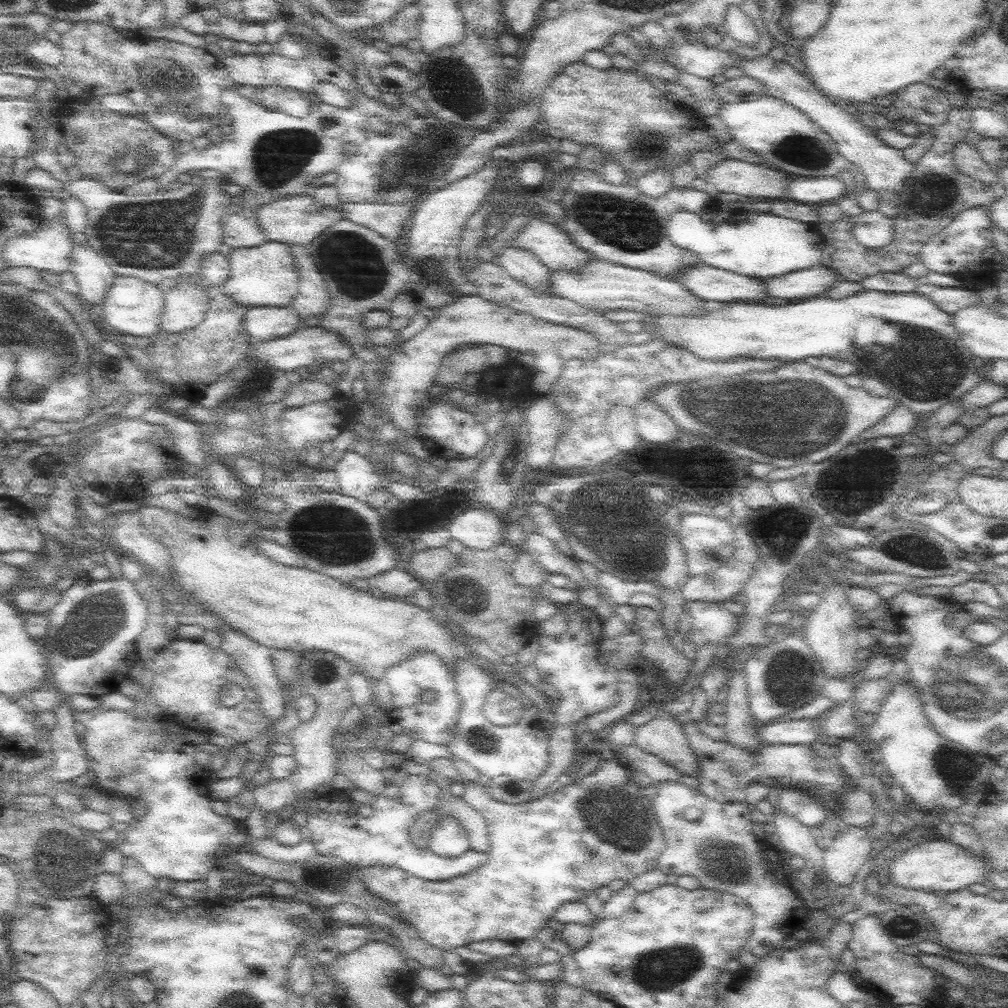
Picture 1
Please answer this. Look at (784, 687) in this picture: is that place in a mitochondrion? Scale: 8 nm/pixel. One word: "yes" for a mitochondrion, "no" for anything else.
yes

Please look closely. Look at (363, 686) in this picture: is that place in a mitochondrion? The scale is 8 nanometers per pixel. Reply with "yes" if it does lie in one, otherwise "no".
no

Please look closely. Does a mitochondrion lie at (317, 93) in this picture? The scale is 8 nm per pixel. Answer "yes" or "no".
no

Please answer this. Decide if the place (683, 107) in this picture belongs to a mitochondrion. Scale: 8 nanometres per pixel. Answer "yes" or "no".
no

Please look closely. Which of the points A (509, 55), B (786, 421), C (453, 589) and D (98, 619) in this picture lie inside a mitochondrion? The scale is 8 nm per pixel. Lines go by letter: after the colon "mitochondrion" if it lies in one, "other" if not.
A: other
B: mitochondrion
C: other
D: mitochondrion

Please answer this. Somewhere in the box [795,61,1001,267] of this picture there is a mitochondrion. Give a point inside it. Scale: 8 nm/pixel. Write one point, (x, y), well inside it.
(926, 206)

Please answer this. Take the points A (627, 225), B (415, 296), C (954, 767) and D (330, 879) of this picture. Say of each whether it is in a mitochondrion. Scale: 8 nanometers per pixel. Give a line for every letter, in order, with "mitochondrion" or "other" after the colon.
A: mitochondrion
B: other
C: mitochondrion
D: mitochondrion

